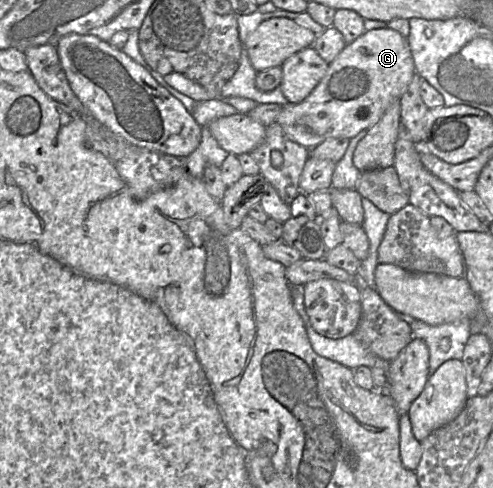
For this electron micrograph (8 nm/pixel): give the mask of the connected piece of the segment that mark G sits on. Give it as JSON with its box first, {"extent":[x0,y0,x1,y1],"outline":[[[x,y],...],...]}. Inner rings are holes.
{"extent":[277,28,415,150],"outline":[[[390,28],[368,31],[345,46],[305,100],[282,106],[277,123],[290,140],[309,150],[329,138],[350,140],[373,127],[393,103],[401,101],[415,74],[407,38]]]}

